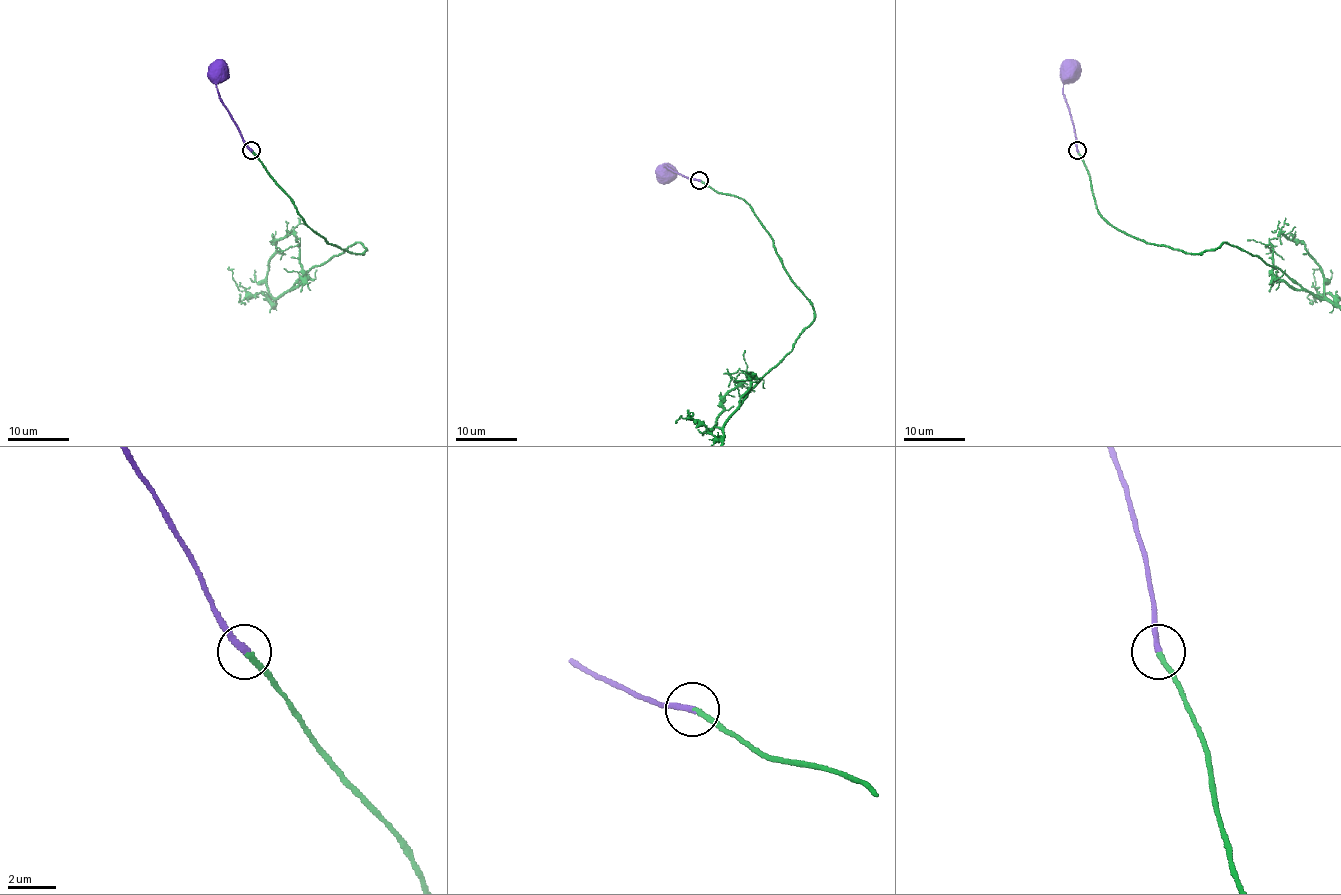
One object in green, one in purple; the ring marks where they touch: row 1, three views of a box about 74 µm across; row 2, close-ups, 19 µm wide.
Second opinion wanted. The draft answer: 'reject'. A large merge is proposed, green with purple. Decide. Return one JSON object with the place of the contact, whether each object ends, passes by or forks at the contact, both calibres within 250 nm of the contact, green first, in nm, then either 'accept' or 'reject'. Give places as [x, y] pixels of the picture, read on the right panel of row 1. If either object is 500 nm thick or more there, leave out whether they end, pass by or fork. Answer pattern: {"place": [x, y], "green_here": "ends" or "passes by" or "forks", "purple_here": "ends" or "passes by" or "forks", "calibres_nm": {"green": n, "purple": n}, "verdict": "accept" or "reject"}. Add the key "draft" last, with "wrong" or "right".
{"place": [1077, 150], "green_here": "ends", "purple_here": "ends", "calibres_nm": {"green": 200, "purple": 280}, "verdict": "accept", "draft": "wrong"}

